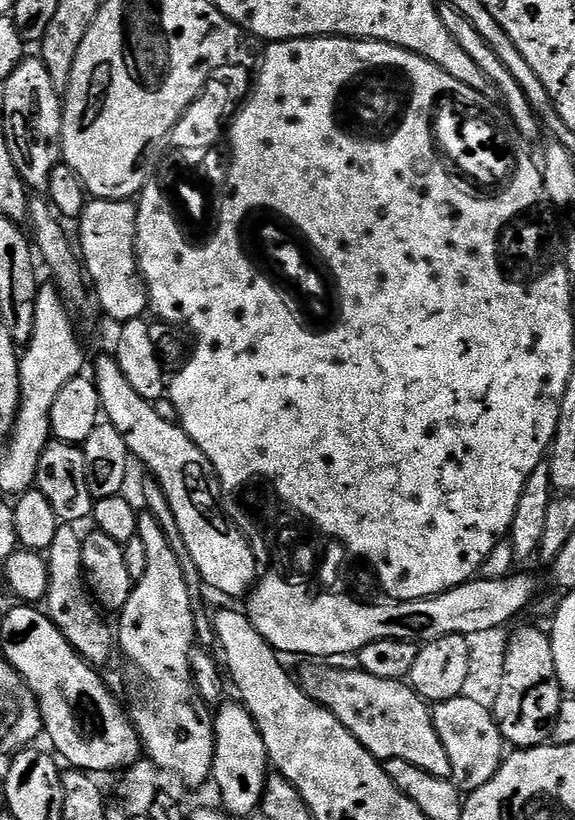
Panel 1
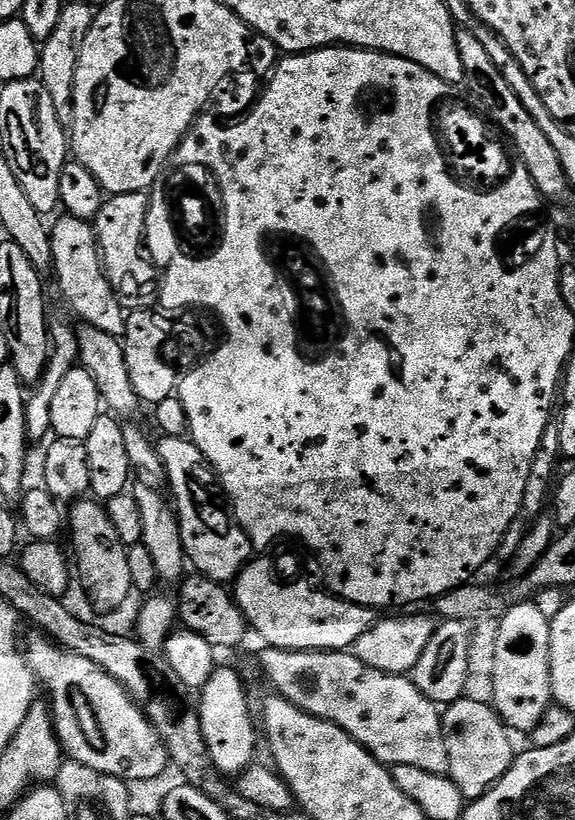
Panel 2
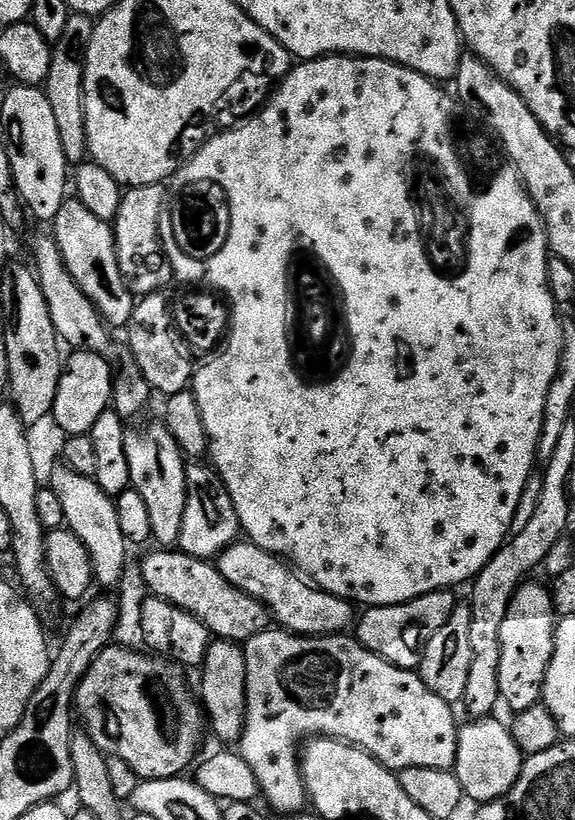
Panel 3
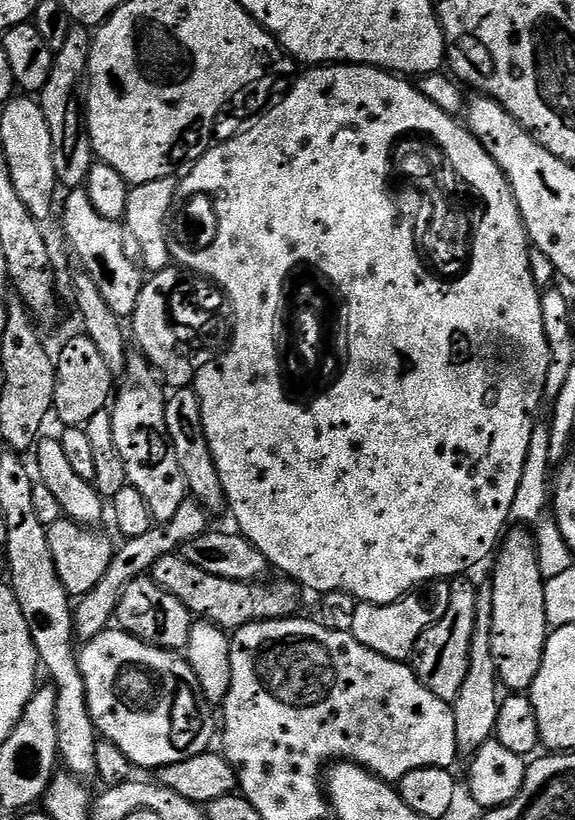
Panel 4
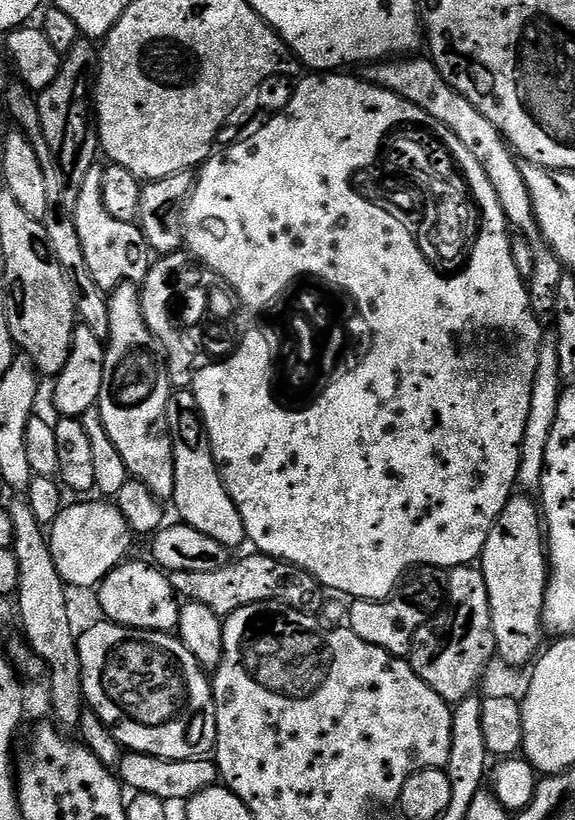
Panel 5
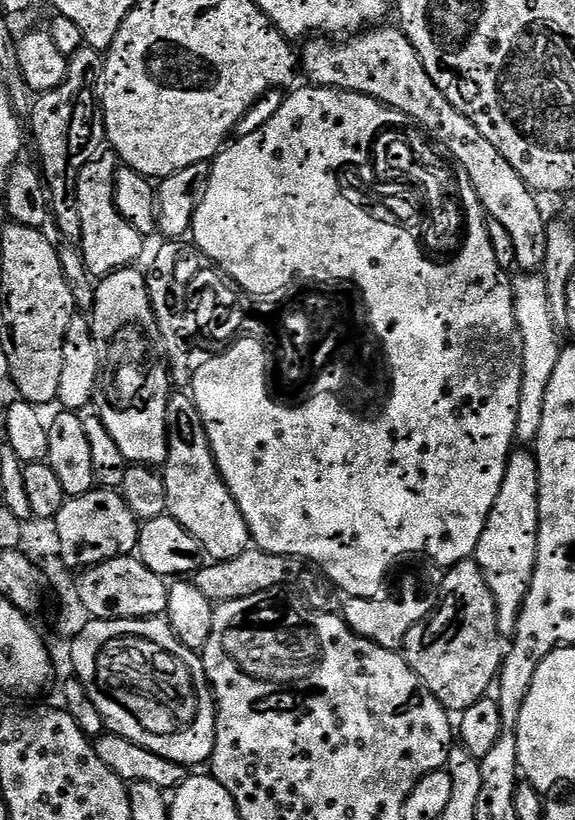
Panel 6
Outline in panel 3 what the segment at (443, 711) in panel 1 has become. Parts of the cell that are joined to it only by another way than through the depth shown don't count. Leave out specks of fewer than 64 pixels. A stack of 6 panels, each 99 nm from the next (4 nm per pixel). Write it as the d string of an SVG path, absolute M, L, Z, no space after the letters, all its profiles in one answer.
M491 716L491 717L481 717L481 718L474 718L470 721L467 721L468 724L464 725L464 723L459 727L459 730L457 731L457 742L456 742L456 767L454 769L456 777L459 780L459 784L463 788L463 792L465 797L471 801L474 800L476 804L481 803L488 803L490 801L498 800L501 797L503 797L506 793L510 791L510 789L513 788L513 786L516 785L516 782L518 778L520 777L521 770L524 765L525 757L523 755L523 752L519 748L516 742L513 740L513 736L511 734L511 729L504 723L504 725L496 720L497 717Z

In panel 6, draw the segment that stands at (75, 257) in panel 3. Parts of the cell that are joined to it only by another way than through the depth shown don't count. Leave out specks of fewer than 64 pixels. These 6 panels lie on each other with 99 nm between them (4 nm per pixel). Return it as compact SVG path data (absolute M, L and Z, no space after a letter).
M108 150L97 155L78 174L76 197L78 198L78 214L82 218L82 234L78 241L78 252L92 278L103 278L123 268L131 268L136 259L144 252L145 237L122 214L116 205L116 170L118 157Z

